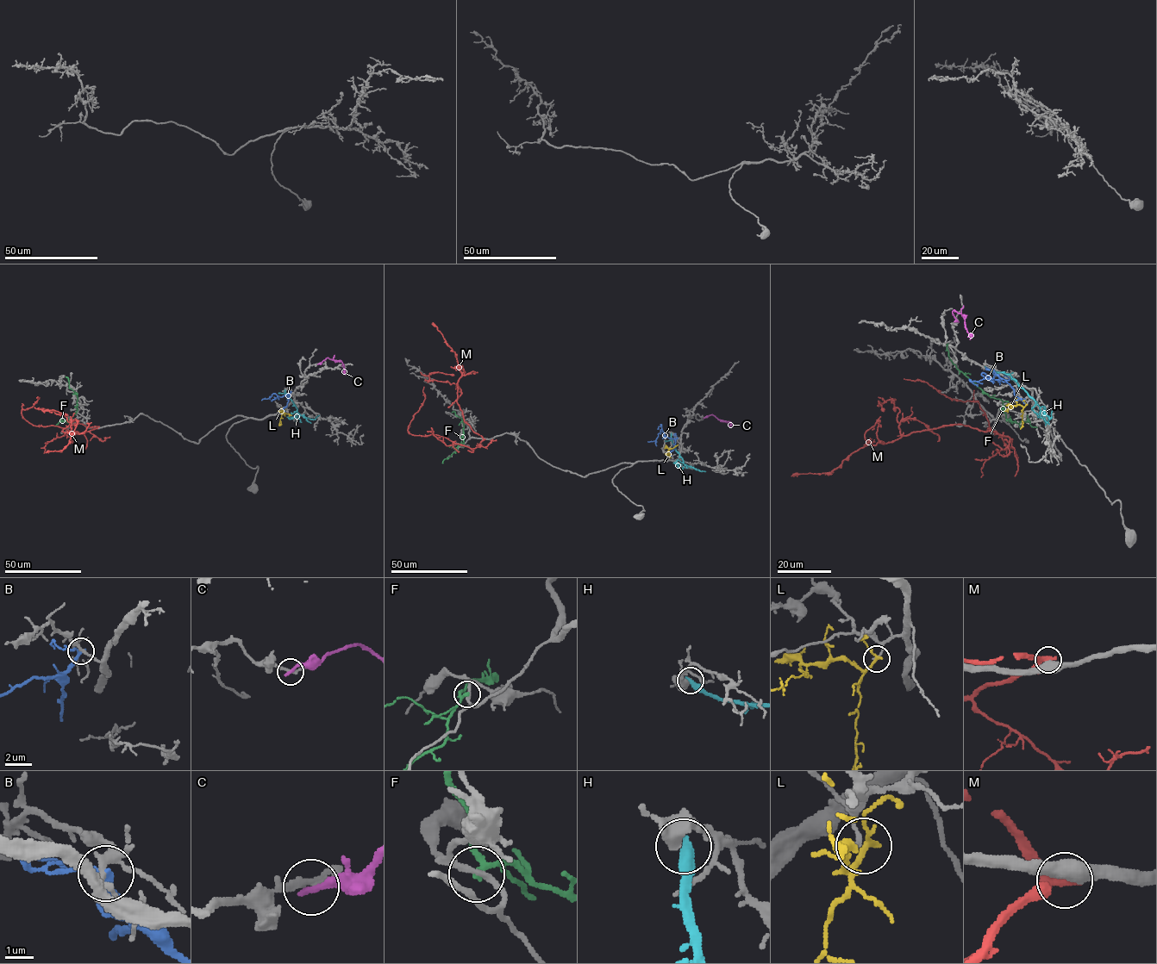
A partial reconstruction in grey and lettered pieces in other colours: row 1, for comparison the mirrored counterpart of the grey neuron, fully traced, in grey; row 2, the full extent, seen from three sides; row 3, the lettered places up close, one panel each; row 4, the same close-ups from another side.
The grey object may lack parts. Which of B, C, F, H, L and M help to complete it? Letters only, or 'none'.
none

